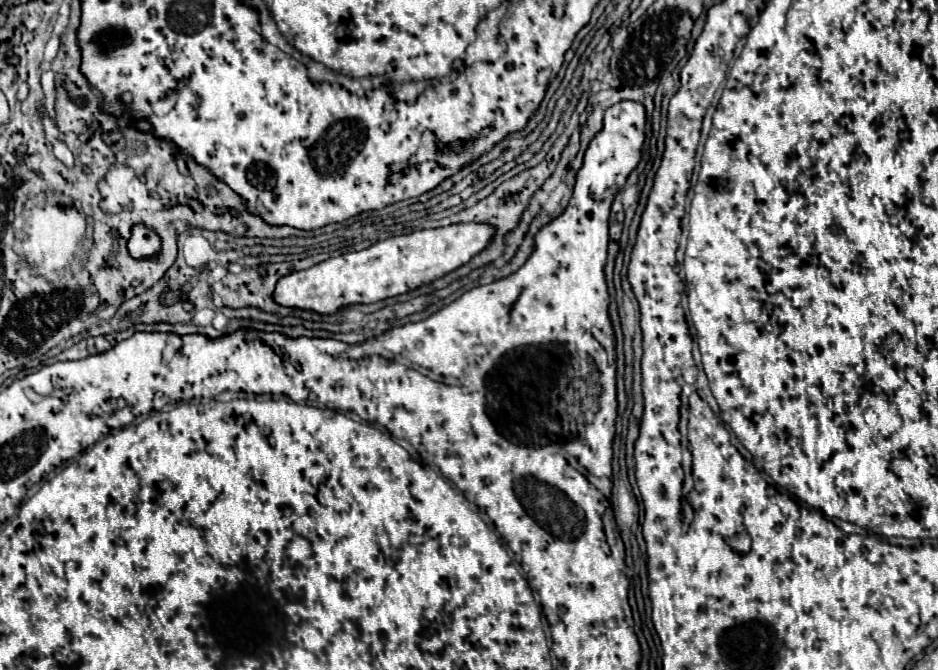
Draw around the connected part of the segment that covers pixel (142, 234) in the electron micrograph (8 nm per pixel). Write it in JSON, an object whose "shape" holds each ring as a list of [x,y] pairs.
{"shape":[[[144,225],[132,227],[132,237],[128,241],[128,249],[132,257],[154,257],[160,251],[160,237],[154,233],[154,229],[148,229]]]}

